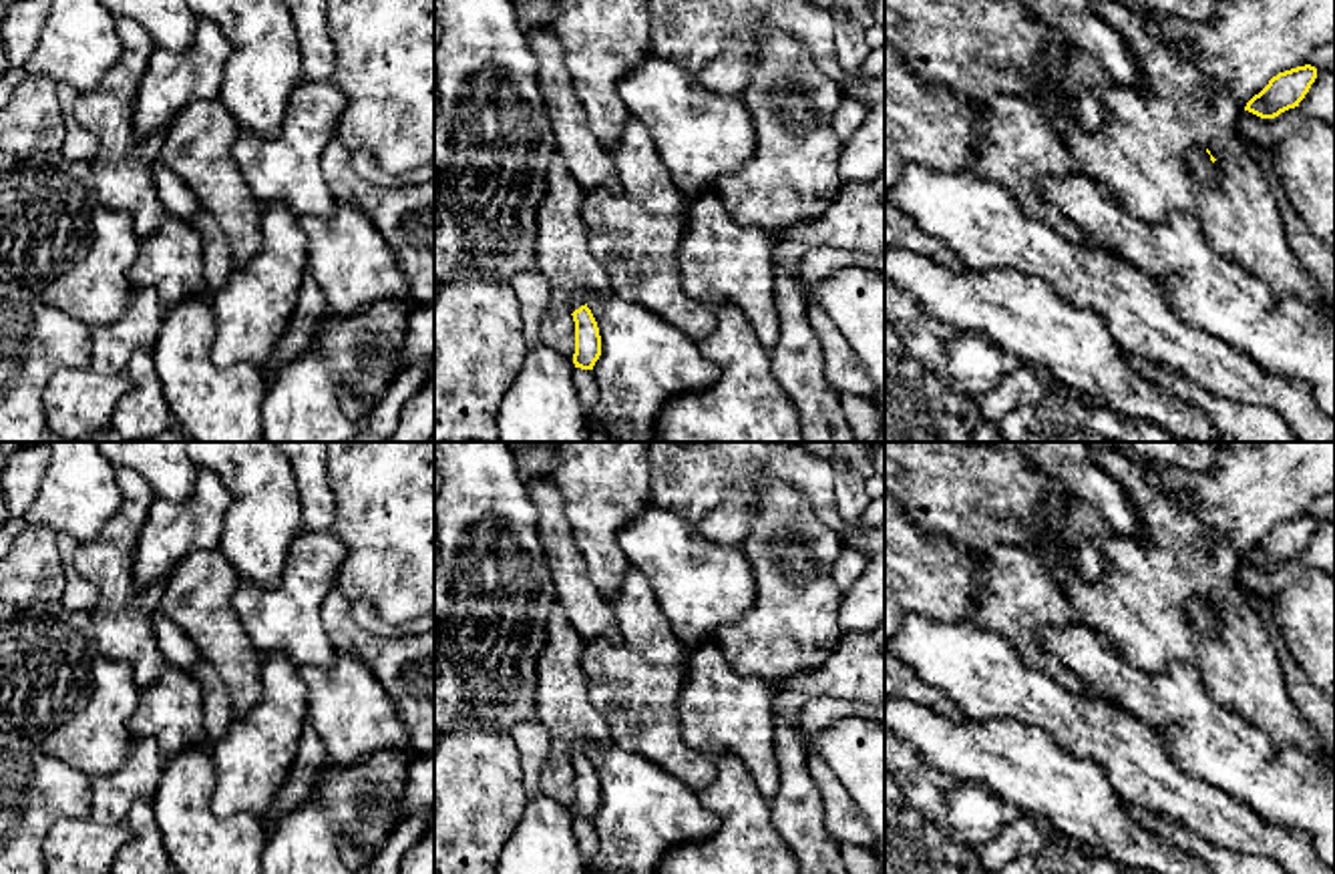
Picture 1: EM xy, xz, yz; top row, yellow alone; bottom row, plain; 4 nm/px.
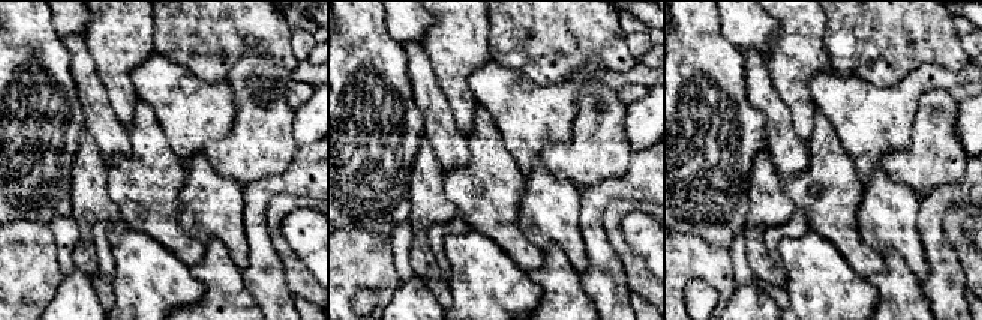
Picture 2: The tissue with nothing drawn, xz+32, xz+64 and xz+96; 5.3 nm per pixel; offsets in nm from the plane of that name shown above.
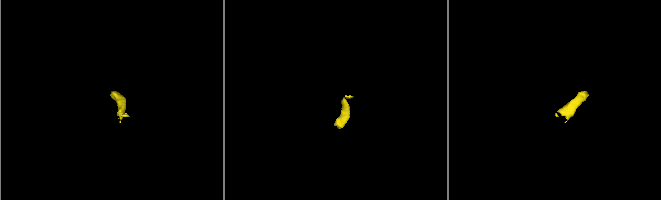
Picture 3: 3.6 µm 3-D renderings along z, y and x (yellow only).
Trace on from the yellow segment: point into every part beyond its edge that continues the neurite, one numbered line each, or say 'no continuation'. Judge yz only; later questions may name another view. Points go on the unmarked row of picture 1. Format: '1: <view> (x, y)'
1: yz (1207, 621)

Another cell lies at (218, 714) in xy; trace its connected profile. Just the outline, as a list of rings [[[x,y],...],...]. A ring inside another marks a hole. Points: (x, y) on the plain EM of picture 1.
[[[201,659],[187,671],[201,687],[203,693],[203,725],[209,747],[215,747],[227,733],[235,719],[229,693],[215,673],[215,669]]]

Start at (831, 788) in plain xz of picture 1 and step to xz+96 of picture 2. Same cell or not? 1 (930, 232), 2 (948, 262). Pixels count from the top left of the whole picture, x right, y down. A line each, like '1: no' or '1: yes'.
1: no
2: no

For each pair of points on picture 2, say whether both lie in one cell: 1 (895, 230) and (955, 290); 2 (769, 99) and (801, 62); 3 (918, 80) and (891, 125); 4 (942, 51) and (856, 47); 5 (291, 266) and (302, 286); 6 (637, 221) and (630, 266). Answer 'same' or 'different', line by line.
1: different
2: different
3: same
4: same
5: same
6: different

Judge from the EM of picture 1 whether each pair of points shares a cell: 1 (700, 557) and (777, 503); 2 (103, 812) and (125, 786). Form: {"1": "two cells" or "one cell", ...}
{"1": "two cells", "2": "one cell"}

